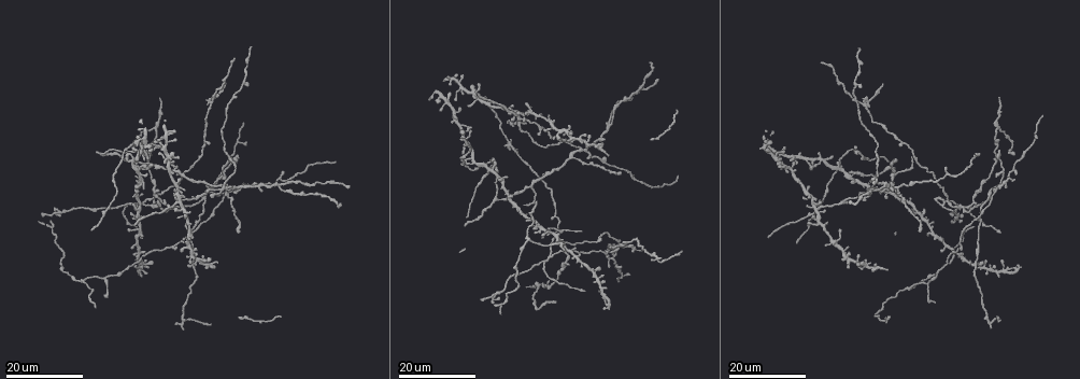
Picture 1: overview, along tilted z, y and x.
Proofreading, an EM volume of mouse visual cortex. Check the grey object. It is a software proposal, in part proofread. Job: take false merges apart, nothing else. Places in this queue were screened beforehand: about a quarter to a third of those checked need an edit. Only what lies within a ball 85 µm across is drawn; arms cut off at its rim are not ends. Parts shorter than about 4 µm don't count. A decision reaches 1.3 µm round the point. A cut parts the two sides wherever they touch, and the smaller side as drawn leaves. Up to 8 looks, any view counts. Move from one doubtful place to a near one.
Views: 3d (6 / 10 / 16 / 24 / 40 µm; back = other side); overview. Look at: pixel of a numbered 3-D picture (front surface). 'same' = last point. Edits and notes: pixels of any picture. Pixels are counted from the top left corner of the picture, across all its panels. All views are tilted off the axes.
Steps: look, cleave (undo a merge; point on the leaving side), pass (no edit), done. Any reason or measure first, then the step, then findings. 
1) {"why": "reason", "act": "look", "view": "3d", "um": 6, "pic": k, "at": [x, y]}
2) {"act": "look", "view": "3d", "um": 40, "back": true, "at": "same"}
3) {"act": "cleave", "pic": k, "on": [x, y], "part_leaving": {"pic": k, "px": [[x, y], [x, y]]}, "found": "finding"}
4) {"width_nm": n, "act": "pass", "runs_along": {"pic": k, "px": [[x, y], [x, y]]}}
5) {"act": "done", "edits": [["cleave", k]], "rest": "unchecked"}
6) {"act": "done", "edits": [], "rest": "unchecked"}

{"why": "three-way junction", "act": "look", "view": "3d", "um": 24, "pic": 1, "at": [581, 148]}

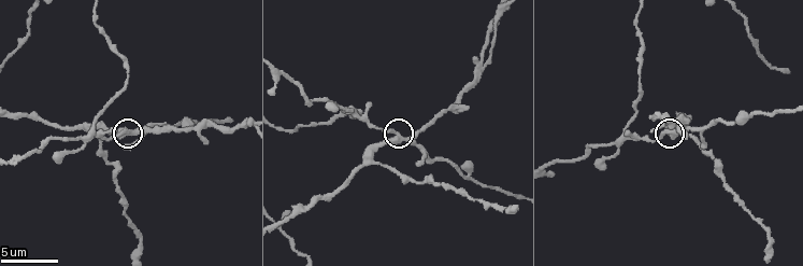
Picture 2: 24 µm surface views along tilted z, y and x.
{"act": "look", "view": "3d", "um": 6, "pic": 2, "at": [666, 132]}

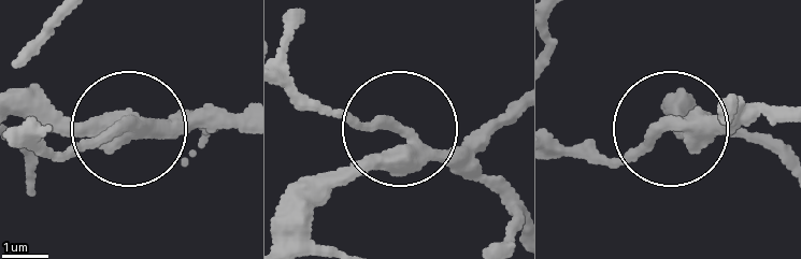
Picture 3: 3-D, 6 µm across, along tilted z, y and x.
{"width_nm": 340, "act": "cleave", "pic": 3, "on": [223, 120], "part_leaving": {"pic": 3, "px": [[149, 123], [14, 114]]}, "found": "a second neuron is stuck on"}

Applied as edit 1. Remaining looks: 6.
{"why": "three arms meet", "act": "look", "view": "3d", "um": 24, "pic": 1, "at": [470, 159]}

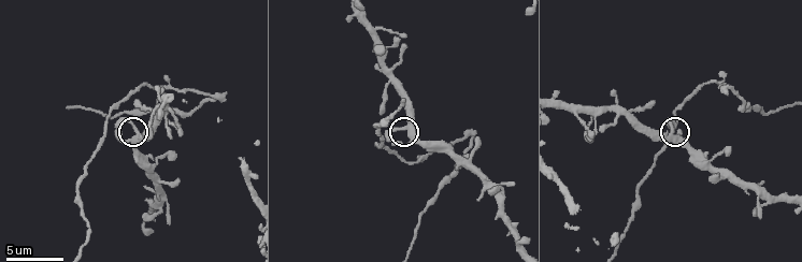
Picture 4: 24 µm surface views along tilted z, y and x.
{"act": "look", "view": "3d", "um": 10, "pic": 4, "at": [674, 132]}

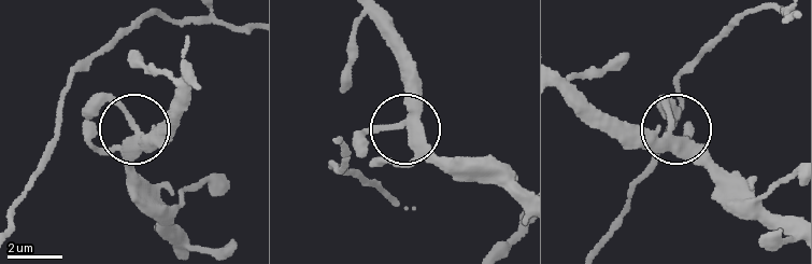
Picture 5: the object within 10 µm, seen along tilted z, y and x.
{"act": "look", "view": "3d", "um": 6, "pic": 5, "at": [402, 122]}

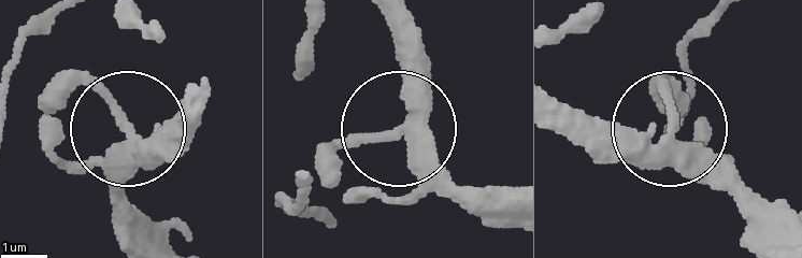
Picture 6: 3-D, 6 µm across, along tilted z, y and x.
{"arms": 3, "act": "pass", "runs_along": {"pic": 6, "px": [[505, 216], [388, 130], [346, 142], [321, 172]]}, "found": "one neuron here"}

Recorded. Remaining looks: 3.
{"why": "three arms meet", "act": "look", "view": "3d", "um": 24, "pic": 1, "at": [457, 112]}

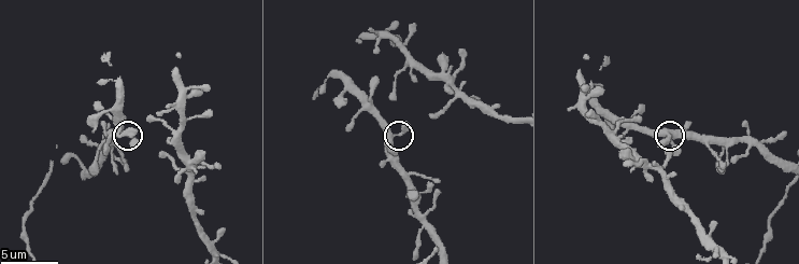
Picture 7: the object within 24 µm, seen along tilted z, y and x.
{"why": "zoom in", "act": "look", "view": "3d", "um": 6, "pic": 7, "at": [664, 136]}

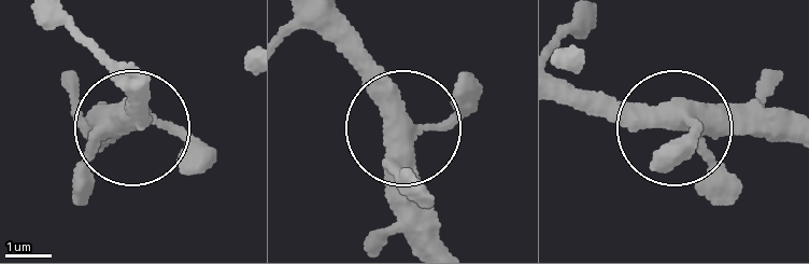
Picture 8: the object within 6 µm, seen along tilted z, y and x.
{"act": "pass", "runs_along": {"pic": 8, "px": [[791, 134], [647, 128], [567, 99]]}, "found": "continuous, no second neuron"}

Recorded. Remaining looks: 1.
{"act": "done", "edits": [["cleave", 3]], "rest": "unchecked"}

